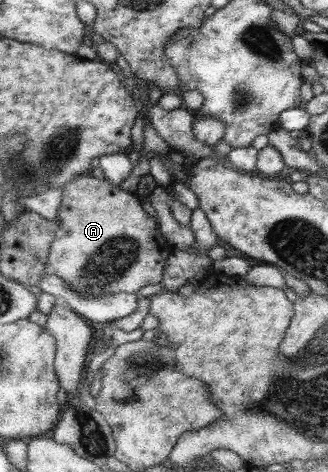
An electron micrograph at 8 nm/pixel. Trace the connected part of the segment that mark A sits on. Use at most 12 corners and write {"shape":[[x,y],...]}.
{"shape":[[61,188],[47,261],[76,293],[136,294],[174,247],[135,193]]}

